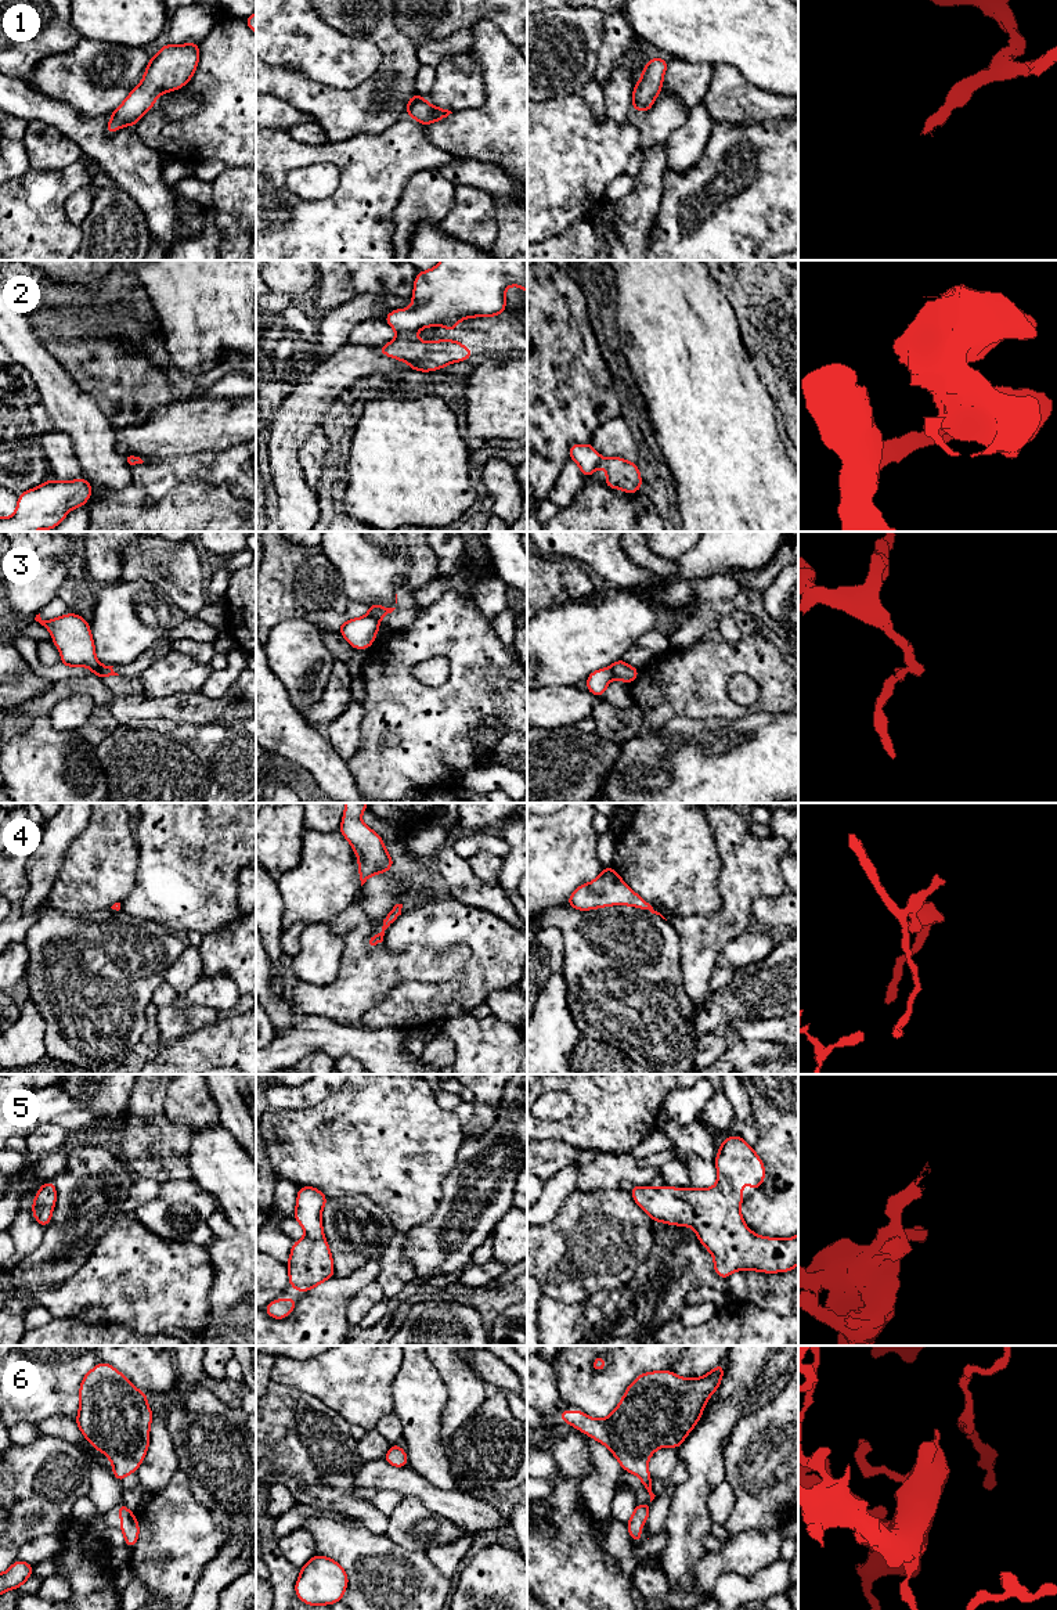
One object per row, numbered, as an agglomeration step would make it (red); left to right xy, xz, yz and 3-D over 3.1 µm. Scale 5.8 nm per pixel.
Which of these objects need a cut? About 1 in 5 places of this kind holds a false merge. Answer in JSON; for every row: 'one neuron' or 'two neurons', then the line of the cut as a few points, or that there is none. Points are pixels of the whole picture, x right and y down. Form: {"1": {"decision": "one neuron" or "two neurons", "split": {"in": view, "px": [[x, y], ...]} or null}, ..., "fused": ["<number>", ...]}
{"1": {"decision": "one neuron", "split": null}, "2": {"decision": "two neurons", "split": {"in": "xz", "px": [[412, 332], [399, 334]]}}, "3": {"decision": "two neurons", "split": {"in": "yz", "px": [[610, 666], [614, 677]]}}, "4": {"decision": "one neuron", "split": null}, "5": {"decision": "one neuron", "split": null}, "6": {"decision": "one neuron", "split": null}, "fused": ["2", "3"]}

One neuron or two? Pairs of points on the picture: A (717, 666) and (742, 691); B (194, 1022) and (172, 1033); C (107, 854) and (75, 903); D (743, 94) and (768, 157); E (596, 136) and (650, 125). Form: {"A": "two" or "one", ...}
{"A": "two", "B": "one", "C": "one", "D": "two", "E": "two"}

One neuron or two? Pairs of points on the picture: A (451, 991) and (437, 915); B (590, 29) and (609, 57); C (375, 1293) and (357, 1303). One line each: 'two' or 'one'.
A: one
B: two
C: one

